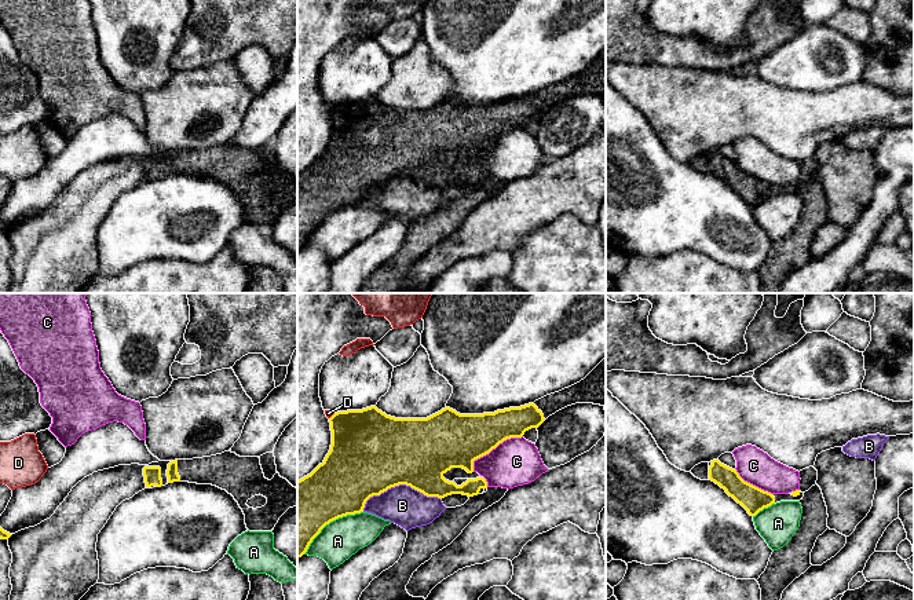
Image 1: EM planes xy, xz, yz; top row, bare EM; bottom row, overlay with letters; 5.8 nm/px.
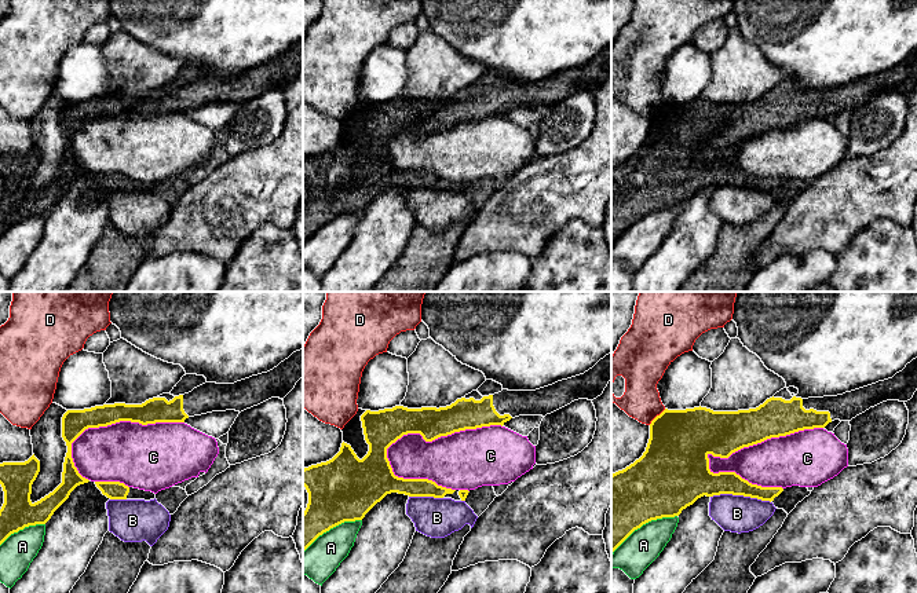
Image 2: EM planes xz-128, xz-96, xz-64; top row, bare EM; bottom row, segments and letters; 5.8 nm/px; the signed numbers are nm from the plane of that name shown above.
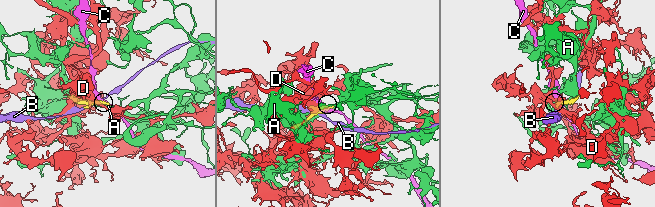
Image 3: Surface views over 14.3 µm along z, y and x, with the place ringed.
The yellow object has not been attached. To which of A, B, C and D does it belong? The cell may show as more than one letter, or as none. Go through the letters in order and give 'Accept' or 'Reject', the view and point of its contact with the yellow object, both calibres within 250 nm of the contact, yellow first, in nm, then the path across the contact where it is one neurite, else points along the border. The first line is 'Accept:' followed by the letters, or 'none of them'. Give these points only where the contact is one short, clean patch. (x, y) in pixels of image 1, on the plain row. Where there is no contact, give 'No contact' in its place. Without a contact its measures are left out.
Accept: none of them
A: Reject. Touches yellow at xz (329, 213). Thickness 360 nm (yellow) against 240 nm
B: Reject. Touches yellow at xz (398, 176). Thickness 480 nm (yellow) against 220 nm
C: Reject. Touches yellow at xz (493, 139). Thickness 320 nm (yellow) against 280 nm
D: Reject. Touches yellow at xz (332, 108). Thickness 400 nm (yellow) against 40 nm. Boundary: xz (335, 105), (329, 110)

